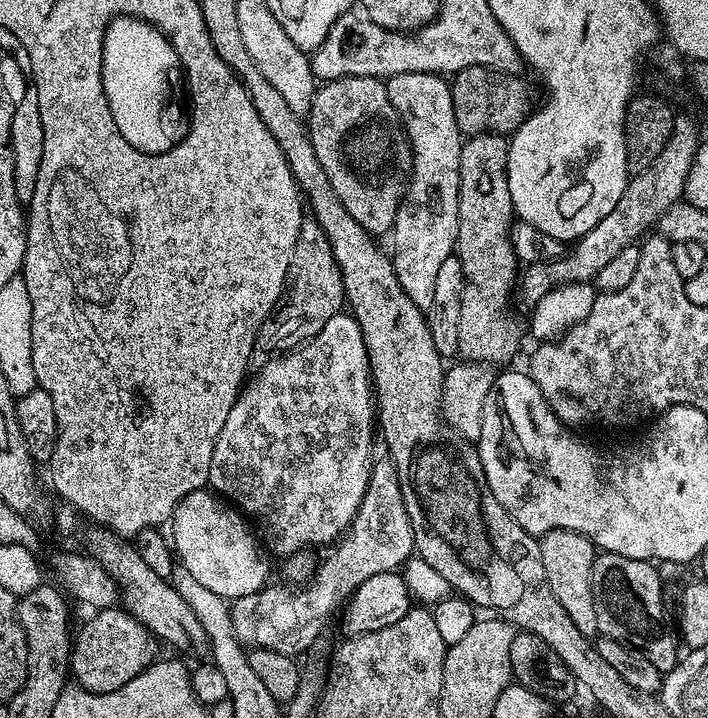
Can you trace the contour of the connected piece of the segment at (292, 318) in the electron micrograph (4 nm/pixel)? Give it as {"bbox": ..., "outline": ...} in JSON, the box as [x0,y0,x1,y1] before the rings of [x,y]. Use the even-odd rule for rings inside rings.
{"bbox":[254,230,345,366],"outline":[[[319,230],[308,231],[301,231],[294,254],[290,258],[288,277],[280,303],[258,330],[254,356],[257,365],[263,366],[270,358],[307,344],[318,334],[318,330],[322,330],[322,326],[326,326],[326,322],[330,322],[330,318],[341,315],[345,307],[344,278],[334,256],[330,238]]]}

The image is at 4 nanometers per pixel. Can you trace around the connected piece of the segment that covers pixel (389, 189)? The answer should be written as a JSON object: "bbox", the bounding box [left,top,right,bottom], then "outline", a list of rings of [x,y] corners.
{"bbox":[306,76,412,234],"outline":[[[347,76],[341,80],[321,83],[312,99],[312,111],[307,117],[306,126],[309,136],[312,137],[314,154],[318,154],[318,162],[322,162],[322,170],[326,170],[326,178],[330,178],[330,186],[334,186],[334,194],[338,194],[342,206],[346,206],[350,218],[354,218],[354,222],[358,222],[358,226],[362,226],[370,234],[391,233],[396,226],[396,215],[400,205],[404,203],[404,198],[408,195],[408,181],[412,178],[412,144],[408,140],[408,132],[403,122],[400,121],[398,110],[394,110],[394,102],[390,102],[387,83],[375,76]]]}

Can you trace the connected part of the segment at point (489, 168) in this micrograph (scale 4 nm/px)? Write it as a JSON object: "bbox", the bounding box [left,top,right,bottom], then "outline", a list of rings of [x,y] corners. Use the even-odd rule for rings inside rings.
{"bbox":[456,132,526,366],"outline":[[[494,132],[472,134],[460,146],[460,202],[458,204],[458,238],[456,252],[464,267],[462,322],[458,322],[458,353],[465,361],[498,366],[520,348],[526,328],[512,313],[512,292],[518,288],[518,259],[512,245],[514,209],[508,185],[508,145],[503,135]]]}

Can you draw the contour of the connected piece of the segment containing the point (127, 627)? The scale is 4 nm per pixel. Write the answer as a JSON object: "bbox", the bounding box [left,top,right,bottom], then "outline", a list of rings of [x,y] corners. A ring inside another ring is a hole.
{"bbox":[70,607,158,692],"outline":[[[123,607],[102,608],[92,614],[81,632],[79,629],[75,633],[70,672],[79,687],[87,692],[113,692],[152,665],[158,656],[156,647],[158,641],[152,631],[144,628],[142,622],[134,619]]]}

